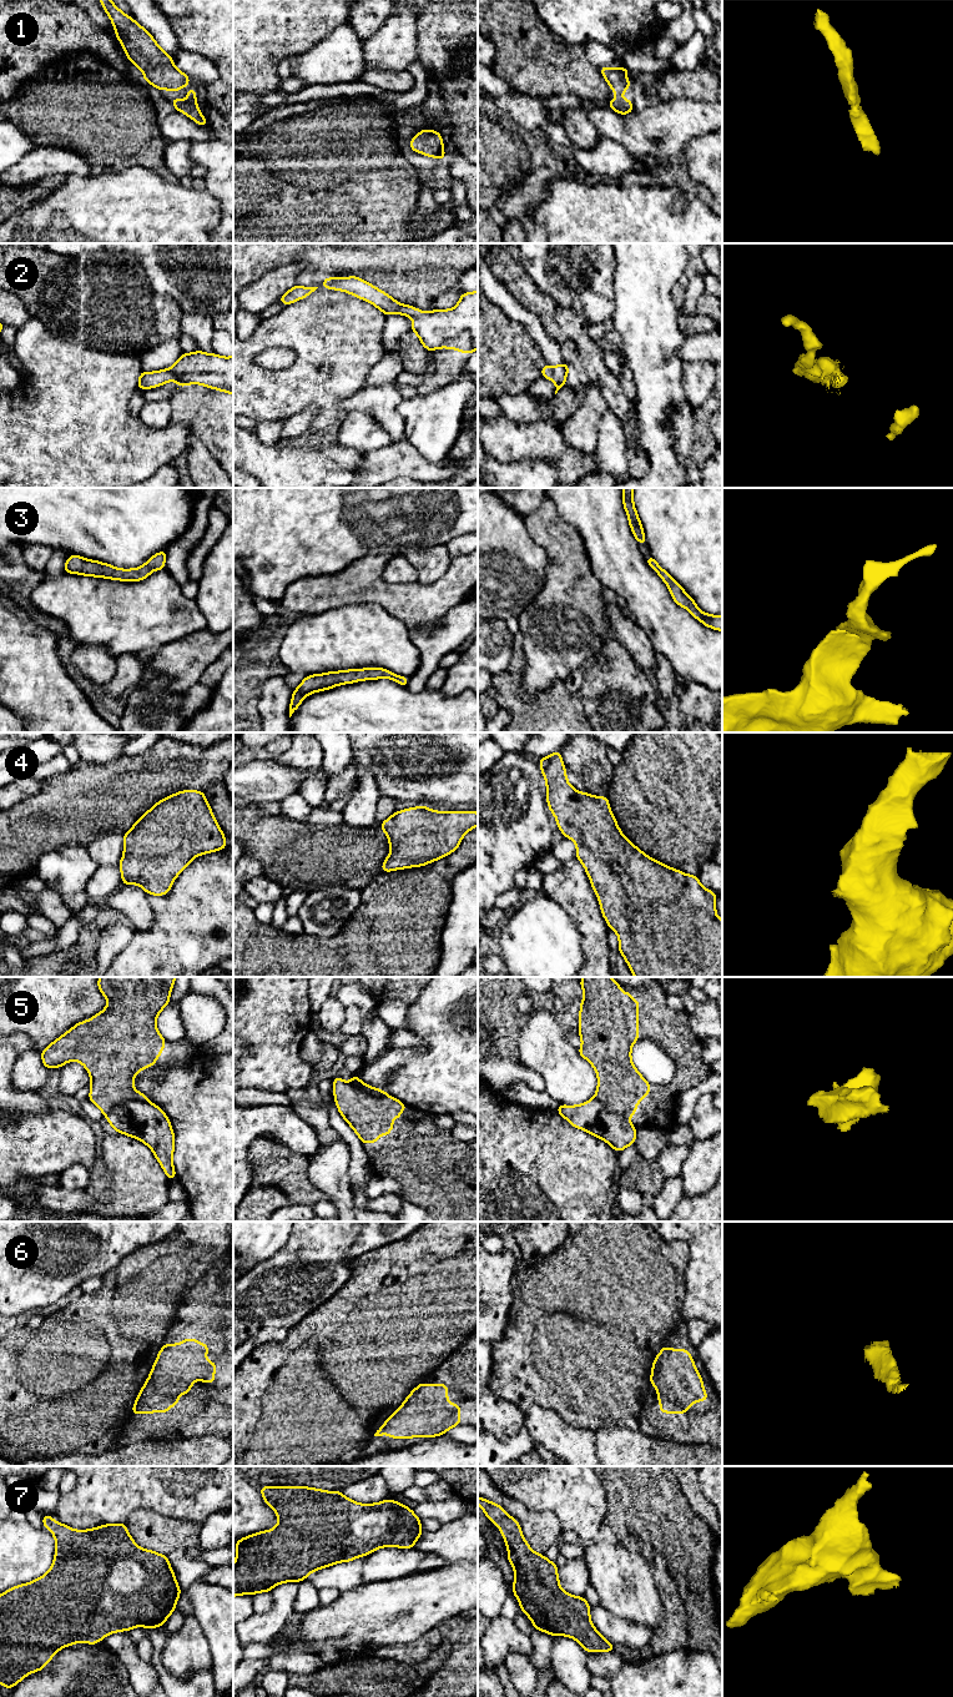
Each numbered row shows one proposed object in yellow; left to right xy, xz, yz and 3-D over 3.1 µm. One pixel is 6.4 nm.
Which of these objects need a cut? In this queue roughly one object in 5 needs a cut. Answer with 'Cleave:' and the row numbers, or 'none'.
Cleave: 5

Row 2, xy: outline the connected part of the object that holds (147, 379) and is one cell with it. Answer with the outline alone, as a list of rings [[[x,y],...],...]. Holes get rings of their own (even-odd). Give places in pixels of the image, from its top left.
[[[202,351],[182,353],[171,368],[156,372],[142,371],[137,388],[156,388],[170,381],[175,381],[178,388],[187,384],[202,384],[233,394],[233,356],[221,357]]]

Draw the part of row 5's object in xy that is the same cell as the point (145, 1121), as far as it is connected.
[[[130,1101],[105,1117],[117,1133],[140,1139],[150,1147],[168,1179],[177,1178],[172,1163],[175,1134],[160,1107],[151,1102]]]

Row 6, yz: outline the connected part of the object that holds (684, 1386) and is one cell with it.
[[[685,1348],[661,1349],[652,1363],[650,1385],[656,1386],[661,1414],[686,1414],[694,1403],[709,1399],[702,1376]]]

